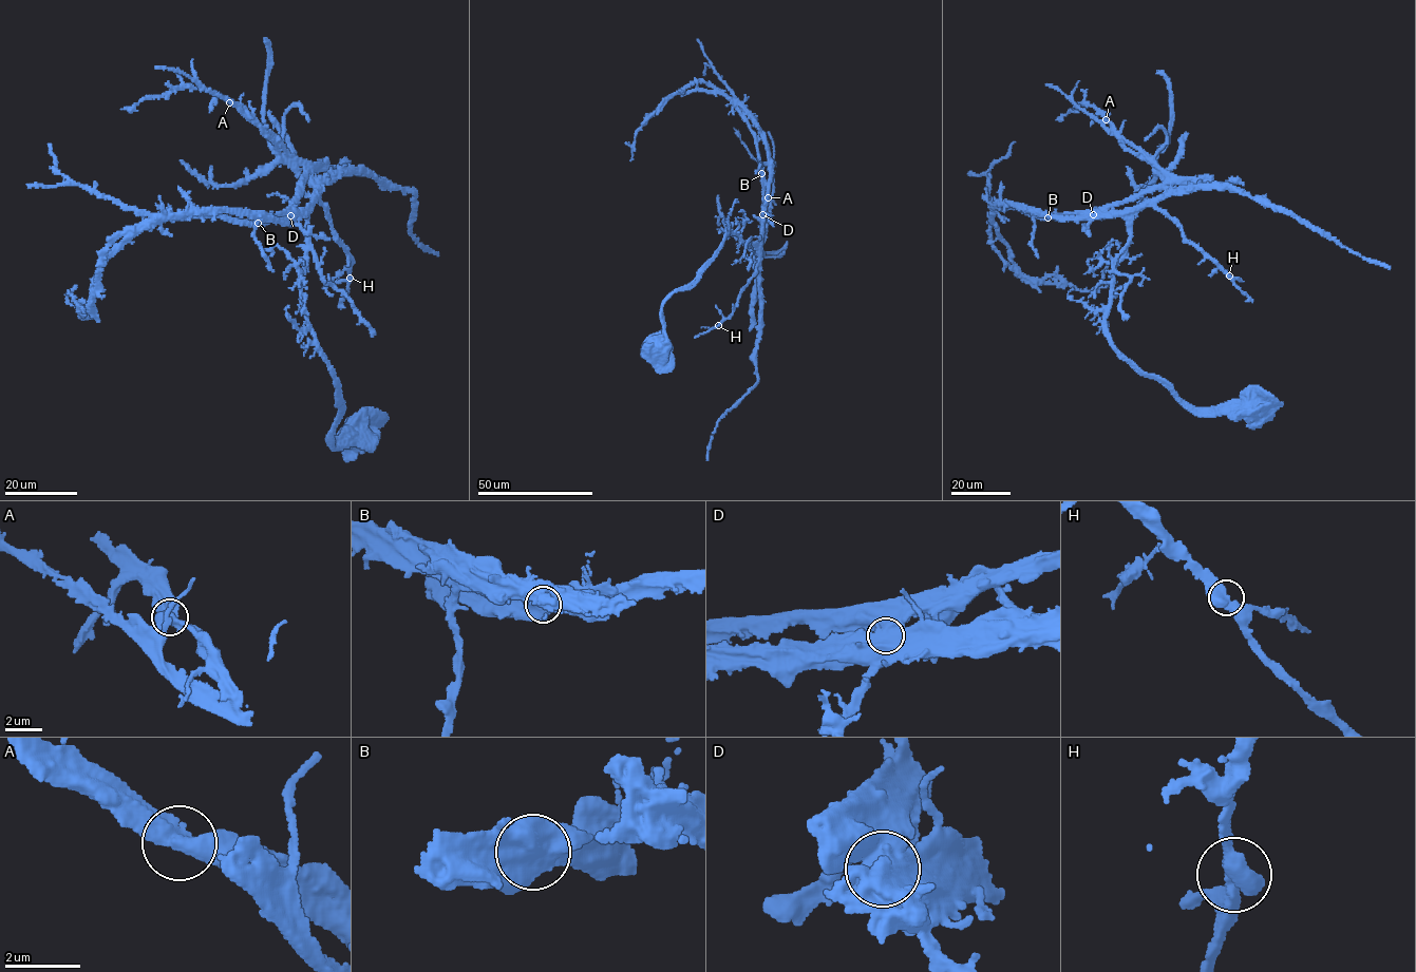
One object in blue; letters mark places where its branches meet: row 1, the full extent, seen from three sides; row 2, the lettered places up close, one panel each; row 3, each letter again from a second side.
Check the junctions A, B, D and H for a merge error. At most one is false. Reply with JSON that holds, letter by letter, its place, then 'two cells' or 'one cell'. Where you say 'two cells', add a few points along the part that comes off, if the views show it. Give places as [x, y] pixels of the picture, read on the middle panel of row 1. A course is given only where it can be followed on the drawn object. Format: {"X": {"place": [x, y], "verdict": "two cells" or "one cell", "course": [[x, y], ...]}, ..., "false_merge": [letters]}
{"A": {"place": [768, 197], "verdict": "one cell"}, "B": {"place": [761, 173], "verdict": "one cell"}, "D": {"place": [762, 214], "verdict": "two cells", "course": [[762, 214], [763, 186], [756, 138], [731, 99], [703, 82], [694, 82], [662, 101], [647, 118], [647, 113]]}, "H": {"place": [718, 325], "verdict": "one cell"}, "false_merge": ["D"]}

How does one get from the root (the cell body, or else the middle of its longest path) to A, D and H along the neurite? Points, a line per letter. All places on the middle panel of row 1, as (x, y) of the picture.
A: (657, 347), (662, 302), (695, 280), (727, 234), (738, 232), (756, 245), (757, 267), (768, 197)
D: (657, 347), (662, 302), (695, 280), (727, 234), (738, 232), (750, 245), (759, 239), (762, 214)
H: (657, 347), (662, 302), (695, 280), (727, 234), (738, 232), (756, 245), (759, 264), (718, 325)

